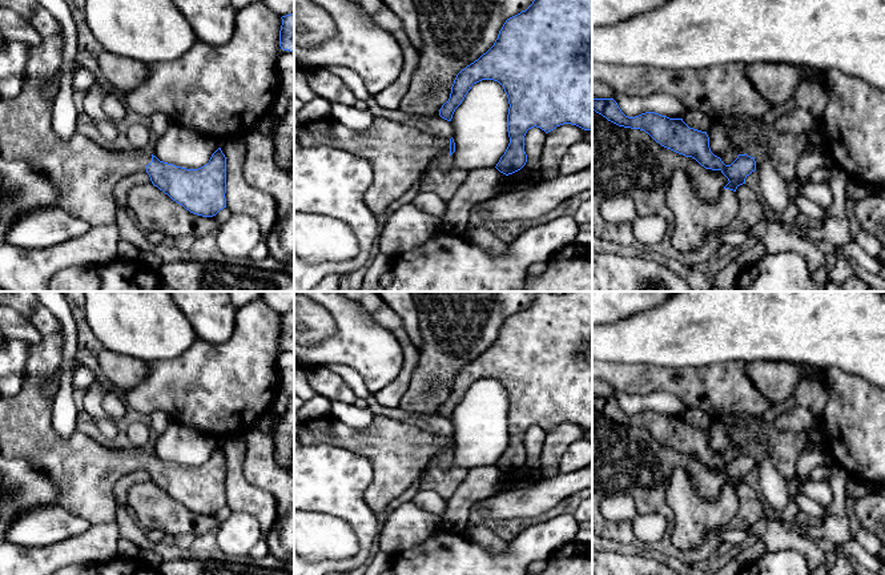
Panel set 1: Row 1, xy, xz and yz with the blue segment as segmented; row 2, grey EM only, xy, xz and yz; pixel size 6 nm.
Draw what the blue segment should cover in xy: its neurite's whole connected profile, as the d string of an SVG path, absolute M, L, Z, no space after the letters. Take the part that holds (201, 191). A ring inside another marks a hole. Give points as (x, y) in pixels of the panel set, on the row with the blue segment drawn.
M60 72L52 79L33 79L25 76L21 92L13 98L0 97L0 152L8 160L24 160L41 170L56 184L61 192L59 206L71 216L87 221L90 226L116 222L116 198L113 194L116 182L132 173L146 172L154 186L168 194L173 201L182 205L193 214L213 217L226 208L226 157L218 148L209 162L198 169L186 169L160 161L150 149L129 149L116 152L96 144L88 136L77 130L69 141L64 141L55 133L51 118L55 98L60 91Z

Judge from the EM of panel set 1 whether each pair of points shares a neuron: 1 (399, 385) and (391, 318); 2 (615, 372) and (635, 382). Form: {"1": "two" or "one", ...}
{"1": "one", "2": "one"}

